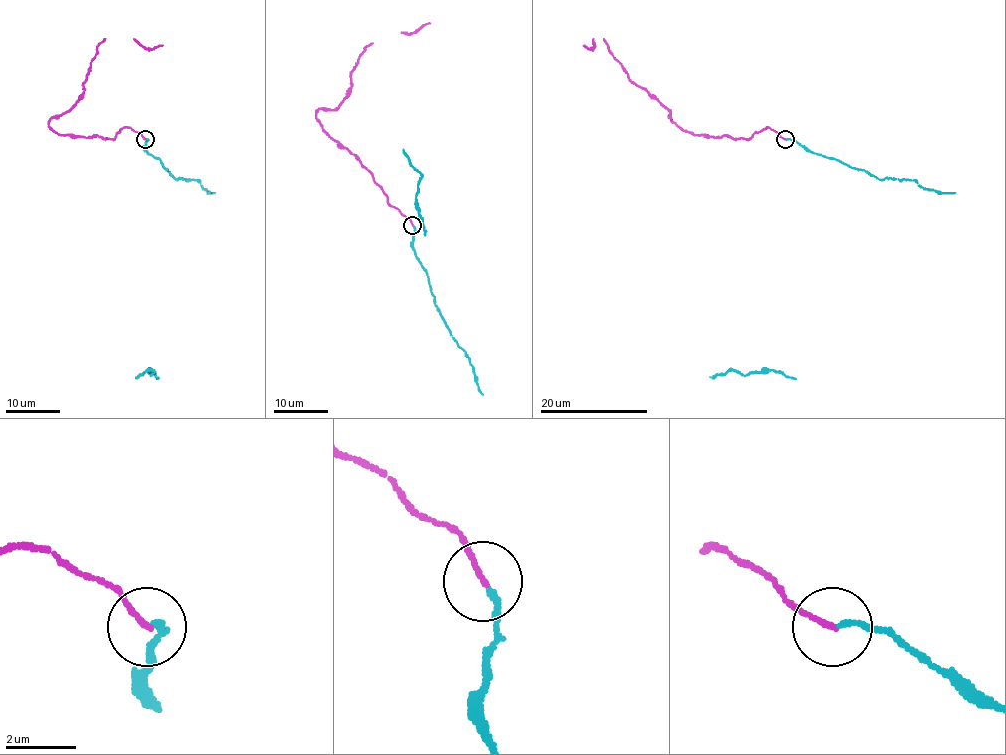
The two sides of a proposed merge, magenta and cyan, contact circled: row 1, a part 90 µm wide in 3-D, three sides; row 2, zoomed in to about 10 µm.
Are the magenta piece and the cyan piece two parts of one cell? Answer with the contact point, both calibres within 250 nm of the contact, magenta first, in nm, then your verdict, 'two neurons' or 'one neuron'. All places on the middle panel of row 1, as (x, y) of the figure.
place (412, 225); calibres 140 and 160 nm; one neuron

